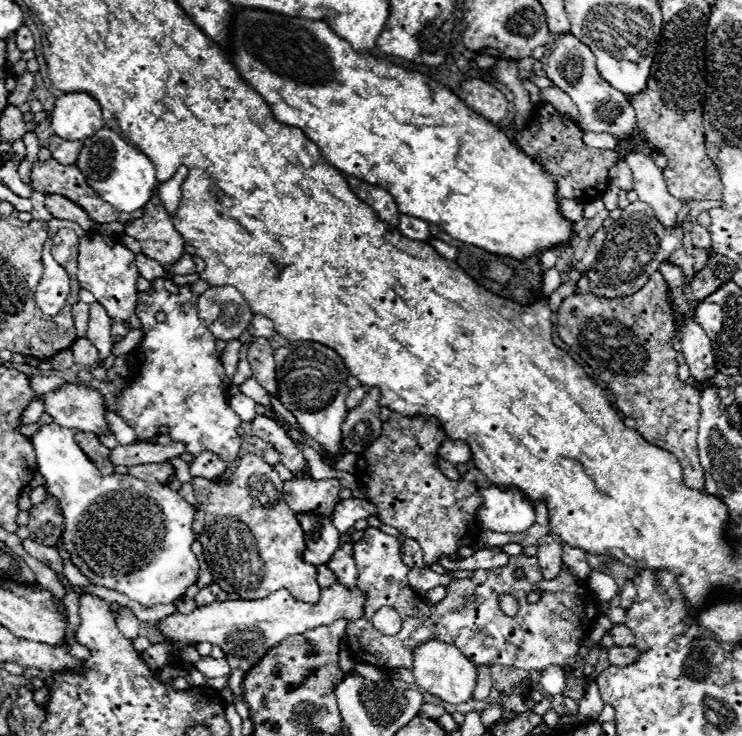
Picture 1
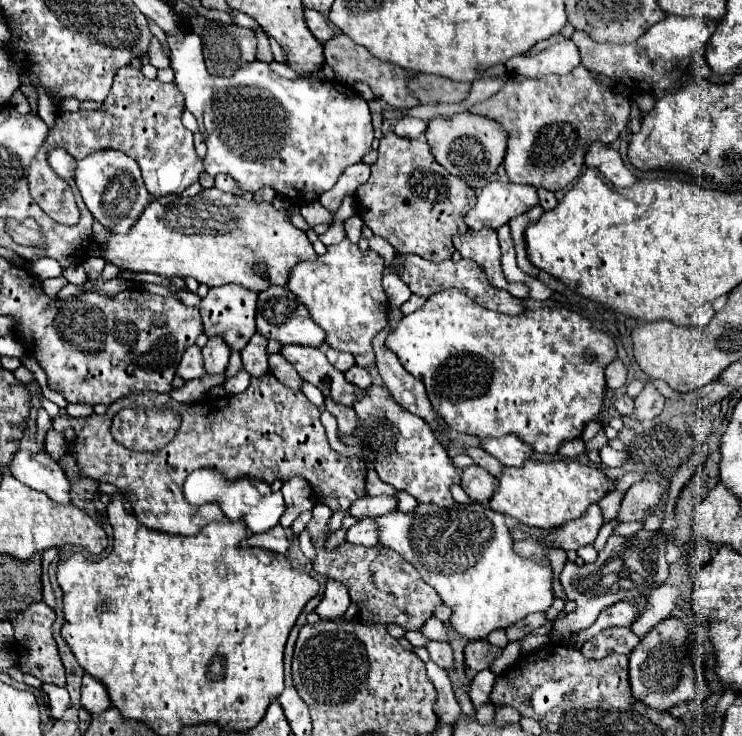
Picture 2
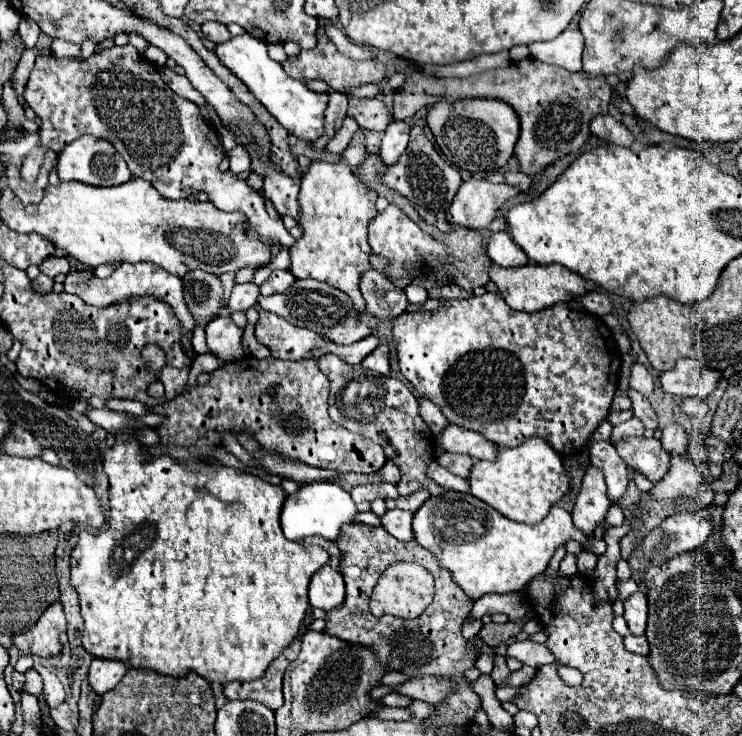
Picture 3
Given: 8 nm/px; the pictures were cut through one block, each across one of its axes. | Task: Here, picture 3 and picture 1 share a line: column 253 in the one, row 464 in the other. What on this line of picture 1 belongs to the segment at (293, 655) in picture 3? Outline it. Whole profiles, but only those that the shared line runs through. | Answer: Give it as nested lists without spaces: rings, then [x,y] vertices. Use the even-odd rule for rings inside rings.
[[[660,272],[648,278],[646,286],[626,298],[600,298],[592,292],[570,294],[562,300],[558,310],[558,334],[560,338],[600,376],[612,390],[616,408],[636,420],[636,432],[640,432],[650,444],[656,444],[674,454],[684,470],[684,484],[694,490],[704,490],[704,470],[698,460],[698,418],[700,418],[700,392],[678,380],[678,352],[672,348],[674,318],[668,306],[668,286]]]

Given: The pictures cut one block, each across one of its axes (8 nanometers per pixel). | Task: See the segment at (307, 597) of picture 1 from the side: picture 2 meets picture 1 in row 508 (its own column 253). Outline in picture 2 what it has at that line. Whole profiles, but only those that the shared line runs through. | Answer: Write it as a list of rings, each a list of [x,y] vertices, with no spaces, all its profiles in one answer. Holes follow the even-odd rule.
[[[218,188],[184,198],[184,206],[168,204],[164,208],[152,200],[130,234],[108,234],[102,256],[124,270],[152,272],[166,278],[192,276],[210,288],[240,284],[242,288],[262,292],[272,284],[286,286],[290,270],[296,264],[316,260],[318,256],[306,234],[290,222],[292,214],[294,208],[276,210],[272,204],[248,202]]]

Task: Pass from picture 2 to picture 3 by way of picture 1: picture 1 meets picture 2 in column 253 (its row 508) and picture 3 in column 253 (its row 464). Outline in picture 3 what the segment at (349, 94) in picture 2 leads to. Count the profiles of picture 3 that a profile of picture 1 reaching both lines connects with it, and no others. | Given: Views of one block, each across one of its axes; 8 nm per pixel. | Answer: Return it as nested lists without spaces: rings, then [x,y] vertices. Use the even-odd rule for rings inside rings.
[[[242,34],[242,36],[234,36],[228,42],[216,44],[214,54],[238,80],[246,84],[246,88],[266,106],[266,110],[278,122],[282,122],[282,126],[290,134],[306,142],[314,142],[320,136],[324,136],[324,112],[328,106],[328,94],[314,92],[304,82],[298,82],[288,74],[284,74],[282,66],[268,56],[266,42],[252,38],[250,34]]]

